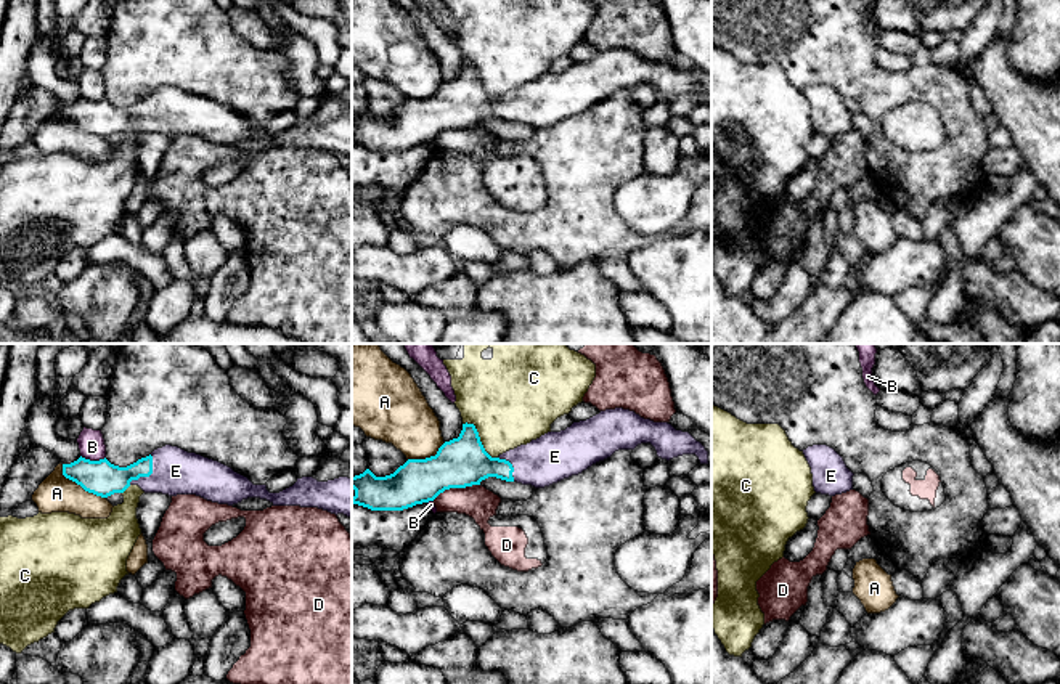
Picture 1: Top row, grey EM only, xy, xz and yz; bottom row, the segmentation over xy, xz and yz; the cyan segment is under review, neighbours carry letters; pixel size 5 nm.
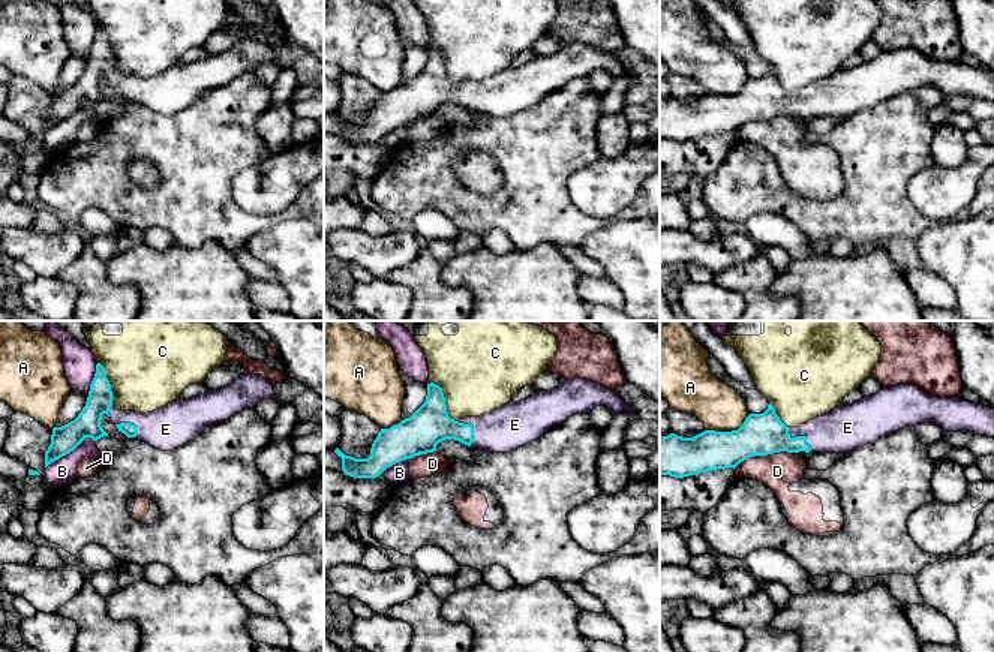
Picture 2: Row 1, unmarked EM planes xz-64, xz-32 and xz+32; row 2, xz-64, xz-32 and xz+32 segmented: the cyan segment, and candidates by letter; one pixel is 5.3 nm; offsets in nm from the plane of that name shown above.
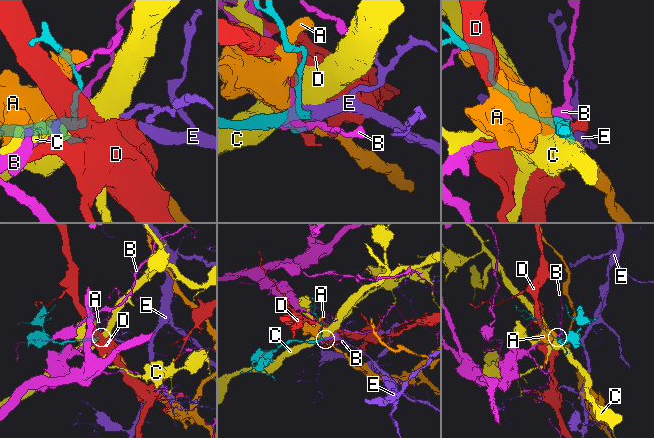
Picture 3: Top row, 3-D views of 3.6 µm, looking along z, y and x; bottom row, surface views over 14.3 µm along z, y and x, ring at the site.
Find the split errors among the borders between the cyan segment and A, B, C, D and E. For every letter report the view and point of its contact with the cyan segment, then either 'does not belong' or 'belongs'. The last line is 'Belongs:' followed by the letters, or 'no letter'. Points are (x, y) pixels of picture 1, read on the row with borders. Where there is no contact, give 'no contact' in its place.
A: xy (79, 484) | does not belong
B: xy (93, 461) | does not belong
C: xz (479, 439) | does not belong
D: xz (455, 487) | does not belong
E: xy (148, 476) | belongs
Belongs: E

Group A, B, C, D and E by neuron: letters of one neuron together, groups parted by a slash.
A / B / C / D / E

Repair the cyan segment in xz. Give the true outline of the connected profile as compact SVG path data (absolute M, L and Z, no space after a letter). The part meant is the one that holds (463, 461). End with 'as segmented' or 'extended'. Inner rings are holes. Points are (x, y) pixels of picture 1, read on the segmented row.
M623 408L548 432L498 458L485 451L475 425L466 422L459 437L445 442L435 456L408 459L385 477L376 477L369 469L352 477L352 504L371 511L403 511L434 501L445 490L480 485L488 477L544 488L641 443L650 443L667 461L695 454L700 464L708 464L708 451L689 432Z | extended

